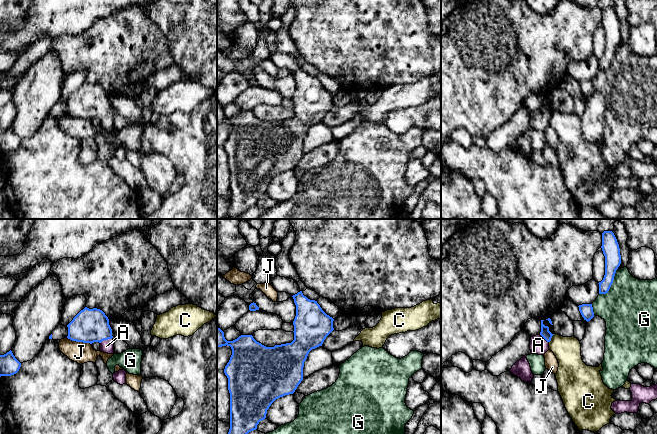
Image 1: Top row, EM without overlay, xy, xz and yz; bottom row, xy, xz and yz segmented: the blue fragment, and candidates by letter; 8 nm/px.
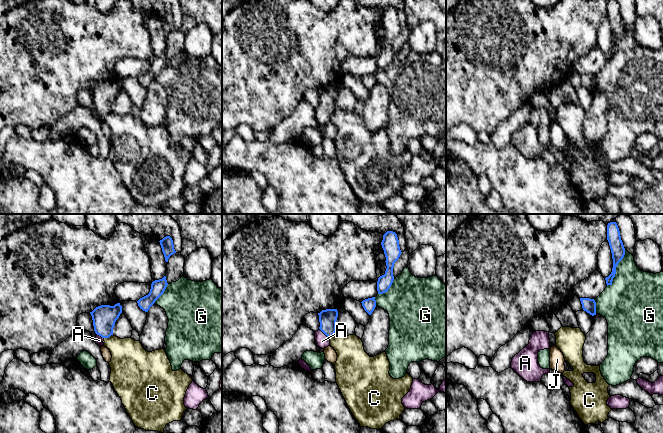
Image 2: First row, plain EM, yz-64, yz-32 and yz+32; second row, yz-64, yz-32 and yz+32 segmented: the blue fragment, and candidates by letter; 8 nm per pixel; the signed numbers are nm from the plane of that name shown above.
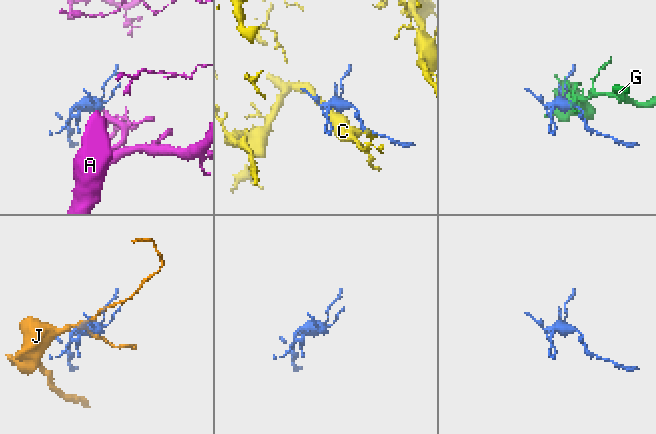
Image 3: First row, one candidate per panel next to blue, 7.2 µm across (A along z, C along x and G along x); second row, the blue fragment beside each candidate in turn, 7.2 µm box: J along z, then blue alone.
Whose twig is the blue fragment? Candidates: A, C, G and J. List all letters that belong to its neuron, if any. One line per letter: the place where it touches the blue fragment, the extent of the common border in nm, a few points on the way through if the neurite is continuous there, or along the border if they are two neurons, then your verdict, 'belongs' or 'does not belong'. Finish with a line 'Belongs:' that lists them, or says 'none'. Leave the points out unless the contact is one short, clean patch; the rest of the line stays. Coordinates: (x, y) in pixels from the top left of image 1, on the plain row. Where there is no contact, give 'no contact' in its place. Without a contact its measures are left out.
A: meets blue in xy at (106, 115); contact 120 nm long; runs through xy (90, 101), (106, 115), (106, 122); belongs
C: meets blue in yz at (551, 113); contact 80 nm long; does not belong
G: meets blue in yz at (610, 62); contact 240 nm long; does not belong
J: meets blue in xy at (79, 117); contact 200 nm long; does not belong
Belongs: A

